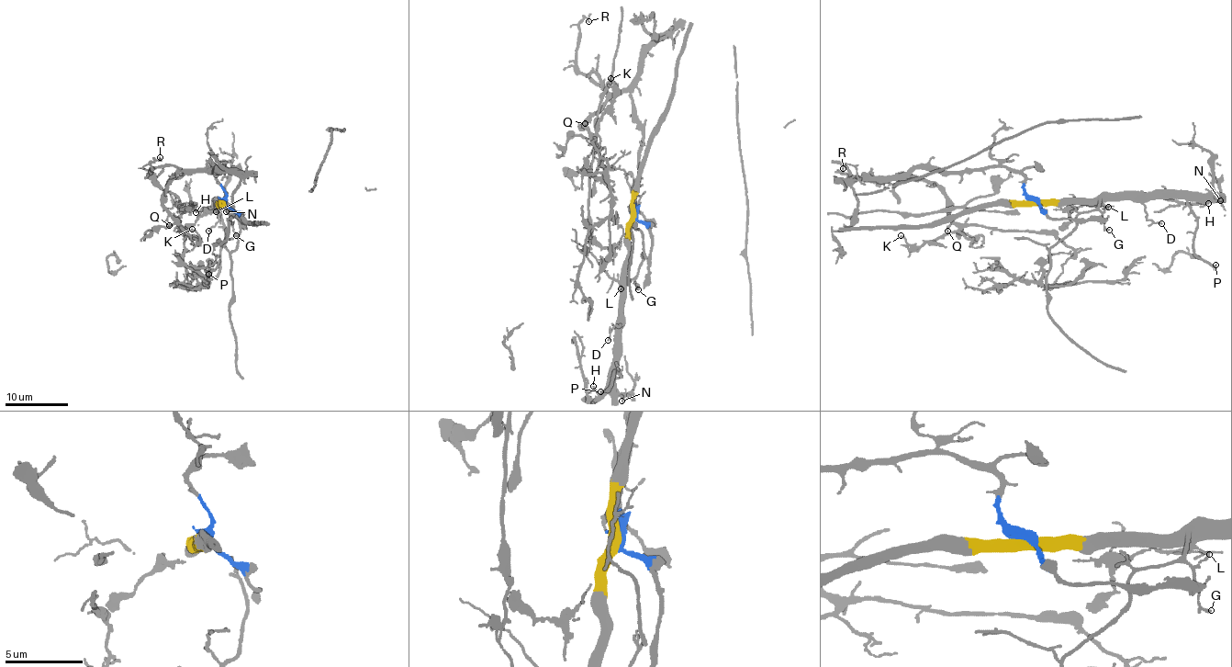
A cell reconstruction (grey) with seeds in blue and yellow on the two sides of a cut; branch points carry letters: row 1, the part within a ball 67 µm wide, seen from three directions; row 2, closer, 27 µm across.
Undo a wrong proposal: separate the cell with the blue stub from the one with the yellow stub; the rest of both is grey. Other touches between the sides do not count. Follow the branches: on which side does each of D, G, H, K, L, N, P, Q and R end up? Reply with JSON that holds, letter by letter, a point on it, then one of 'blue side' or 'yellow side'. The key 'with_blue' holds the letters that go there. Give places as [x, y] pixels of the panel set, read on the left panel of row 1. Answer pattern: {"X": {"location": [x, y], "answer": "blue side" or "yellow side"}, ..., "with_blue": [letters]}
{"D": {"location": [208, 231], "answer": "yellow side"}, "G": {"location": [236, 235], "answer": "yellow side"}, "H": {"location": [196, 212], "answer": "yellow side"}, "K": {"location": [192, 229], "answer": "blue side"}, "L": {"location": [216, 211], "answer": "yellow side"}, "N": {"location": [226, 211], "answer": "yellow side"}, "P": {"location": [208, 274], "answer": "yellow side"}, "Q": {"location": [169, 225], "answer": "blue side"}, "R": {"location": [160, 157], "answer": "blue side"}, "with_blue": ["K", "Q", "R"]}

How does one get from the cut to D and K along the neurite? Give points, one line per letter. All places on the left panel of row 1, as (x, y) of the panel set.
D: (222, 202), (218, 206), (220, 212), (216, 225), (208, 231)
K: (222, 202), (226, 194), (217, 176), (223, 166), (207, 163), (173, 176), (163, 209), (197, 240), (191, 228)

